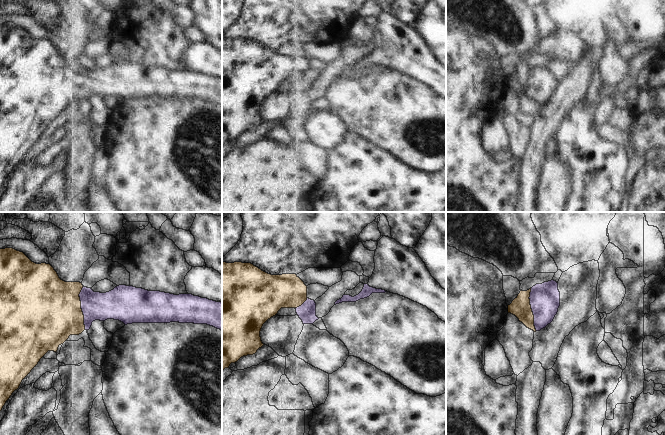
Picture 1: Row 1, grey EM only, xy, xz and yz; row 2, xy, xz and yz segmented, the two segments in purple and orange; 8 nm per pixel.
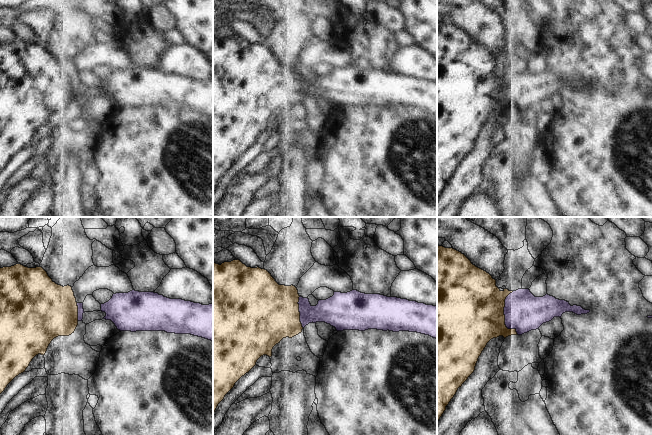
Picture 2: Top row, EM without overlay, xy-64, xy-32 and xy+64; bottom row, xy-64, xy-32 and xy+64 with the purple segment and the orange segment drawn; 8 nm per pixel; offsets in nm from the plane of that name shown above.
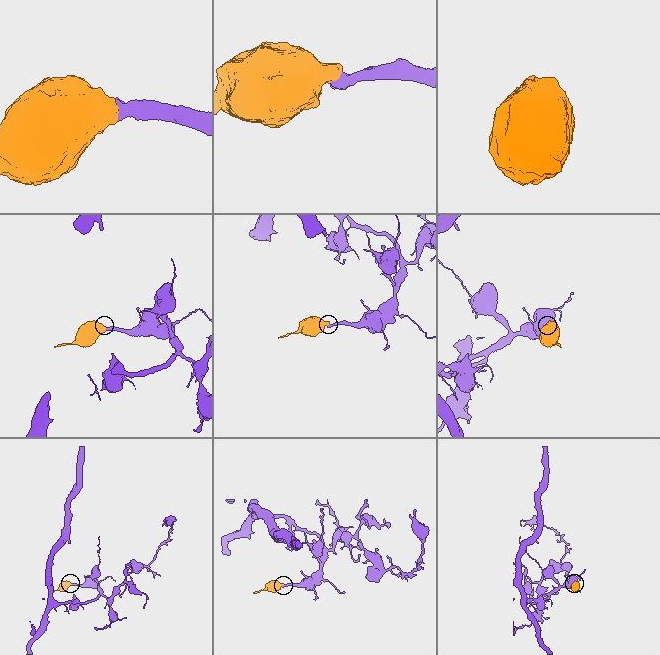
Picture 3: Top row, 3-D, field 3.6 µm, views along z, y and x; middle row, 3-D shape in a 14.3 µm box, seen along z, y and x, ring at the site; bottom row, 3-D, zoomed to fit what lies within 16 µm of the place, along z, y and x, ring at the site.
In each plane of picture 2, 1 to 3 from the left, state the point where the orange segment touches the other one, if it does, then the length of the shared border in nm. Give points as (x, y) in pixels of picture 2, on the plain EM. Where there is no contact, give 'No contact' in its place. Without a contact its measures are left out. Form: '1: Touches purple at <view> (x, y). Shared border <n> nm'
1: Touches purple at xy-64 (78, 88). Shared border 140 nm
2: Touches purple at xy-32 (300, 88). Shared border 260 nm
3: Touches purple at xy+64 (504, 90). Shared border 340 nm.

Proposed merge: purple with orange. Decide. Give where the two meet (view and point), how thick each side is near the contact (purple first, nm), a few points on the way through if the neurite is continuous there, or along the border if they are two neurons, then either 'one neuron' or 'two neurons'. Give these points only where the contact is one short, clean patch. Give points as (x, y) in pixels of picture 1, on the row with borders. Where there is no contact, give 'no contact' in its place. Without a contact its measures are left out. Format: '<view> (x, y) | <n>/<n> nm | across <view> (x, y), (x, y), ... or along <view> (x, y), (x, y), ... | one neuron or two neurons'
xy (81, 308) | 220/500 nm | across xy (111, 305), (81, 308), (50, 311) | one neuron

